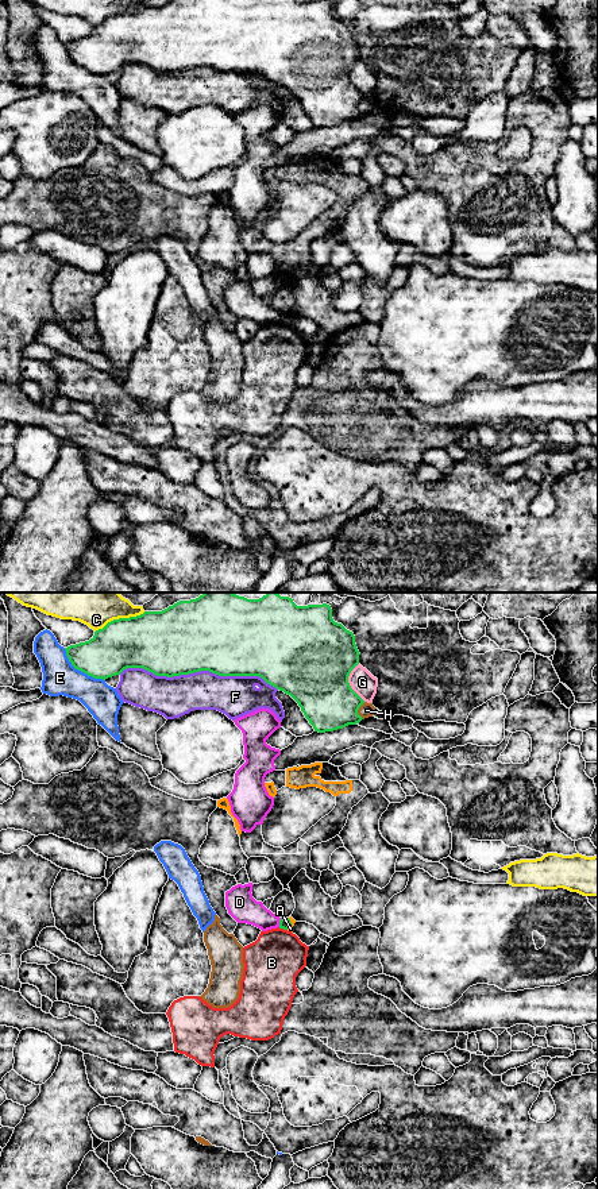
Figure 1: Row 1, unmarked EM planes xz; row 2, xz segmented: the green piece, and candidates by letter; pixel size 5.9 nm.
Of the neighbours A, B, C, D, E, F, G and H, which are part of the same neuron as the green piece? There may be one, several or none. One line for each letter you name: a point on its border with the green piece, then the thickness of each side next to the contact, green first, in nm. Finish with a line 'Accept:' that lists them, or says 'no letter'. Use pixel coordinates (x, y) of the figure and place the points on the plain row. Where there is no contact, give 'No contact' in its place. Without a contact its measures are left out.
Accept: no letter

